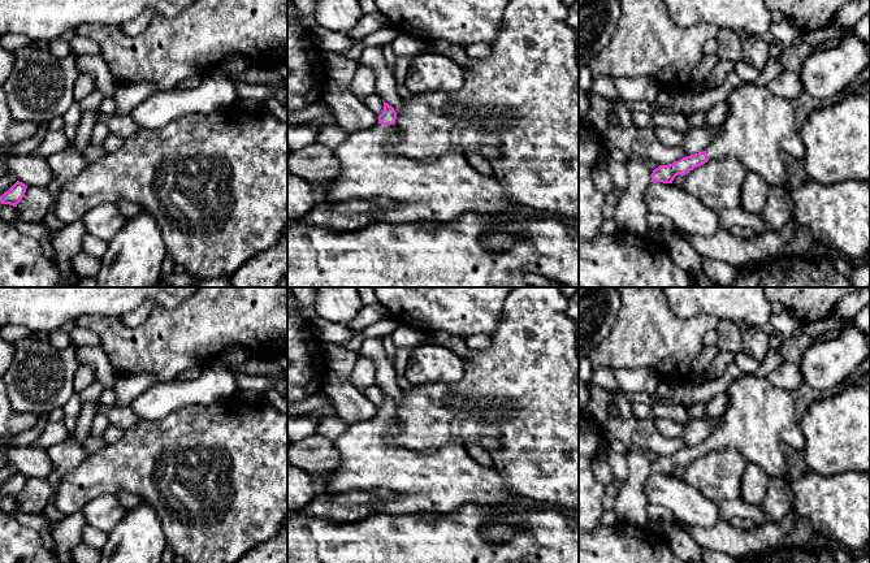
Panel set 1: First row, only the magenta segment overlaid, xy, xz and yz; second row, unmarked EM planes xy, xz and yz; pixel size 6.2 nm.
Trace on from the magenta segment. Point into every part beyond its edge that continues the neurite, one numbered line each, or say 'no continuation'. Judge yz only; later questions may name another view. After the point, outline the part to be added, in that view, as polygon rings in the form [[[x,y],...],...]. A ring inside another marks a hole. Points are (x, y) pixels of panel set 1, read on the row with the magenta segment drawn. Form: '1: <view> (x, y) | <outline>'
1: yz (761, 125) | [[[752,83],[736,87],[727,100],[731,109],[723,131],[705,148],[707,160],[733,157],[770,187],[787,187],[782,155],[805,157],[791,100]]]

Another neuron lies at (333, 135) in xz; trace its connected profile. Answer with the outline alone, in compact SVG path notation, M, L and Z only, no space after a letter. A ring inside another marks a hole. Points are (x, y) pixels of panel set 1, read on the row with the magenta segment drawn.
M338 124L324 127L319 134L316 143L323 144L328 148L336 150L339 147L350 134Z

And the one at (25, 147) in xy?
M48 122L39 124L34 137L12 147L0 147L0 155L30 155L40 144L48 130Z

